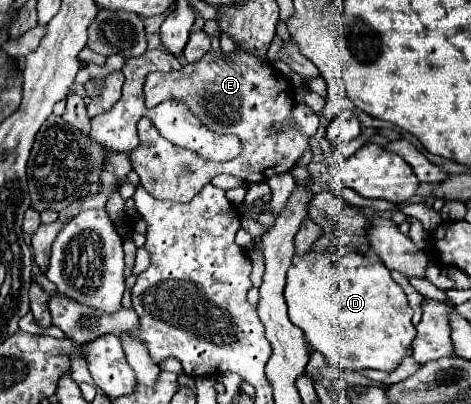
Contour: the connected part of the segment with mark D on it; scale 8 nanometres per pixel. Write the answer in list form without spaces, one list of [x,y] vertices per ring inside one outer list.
[[[358,252],[346,254],[304,254],[292,260],[288,268],[284,298],[288,304],[290,320],[300,326],[308,344],[320,352],[338,370],[384,370],[394,372],[396,366],[408,354],[412,340],[416,338],[416,328],[412,324],[412,306],[404,290],[392,280],[388,268],[380,260],[370,260]]]

